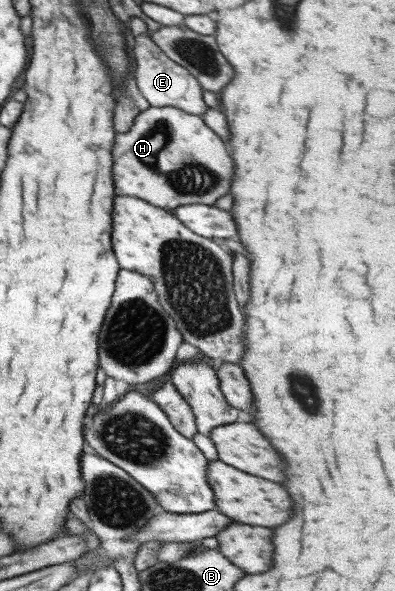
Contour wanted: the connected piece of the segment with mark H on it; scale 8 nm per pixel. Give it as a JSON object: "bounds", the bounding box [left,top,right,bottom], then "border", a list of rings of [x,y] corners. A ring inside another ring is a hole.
{"bounds":[113,107,234,211],"border":[[[152,107],[139,113],[126,133],[114,137],[113,177],[116,195],[138,197],[150,205],[172,211],[181,205],[200,203],[214,205],[217,199],[229,193],[234,175],[230,148],[214,133],[199,115],[192,115],[178,107]]]}

